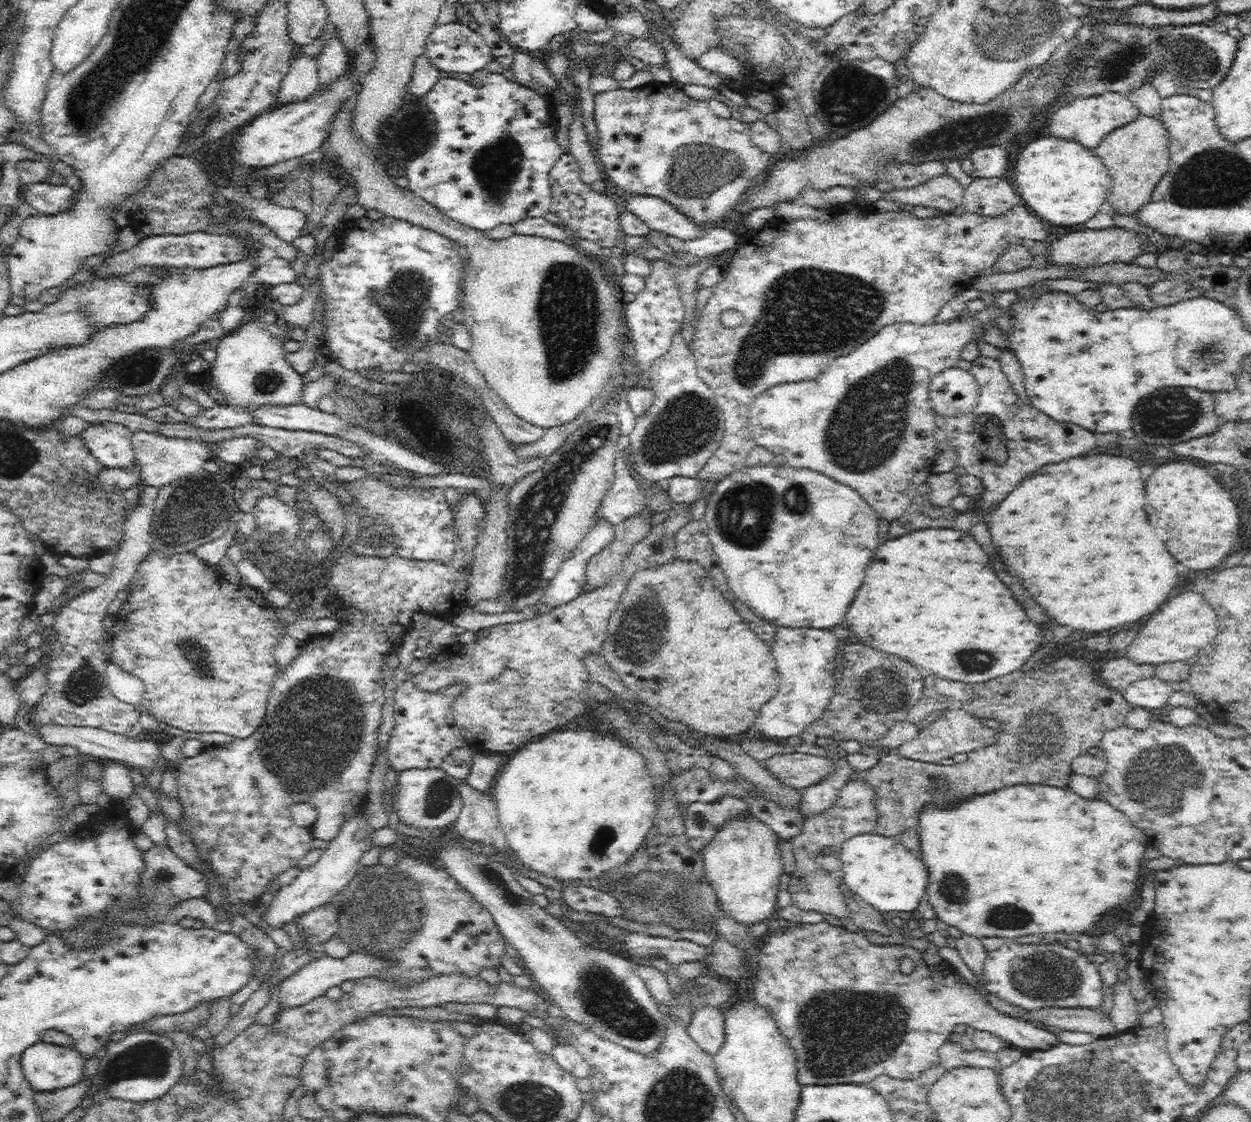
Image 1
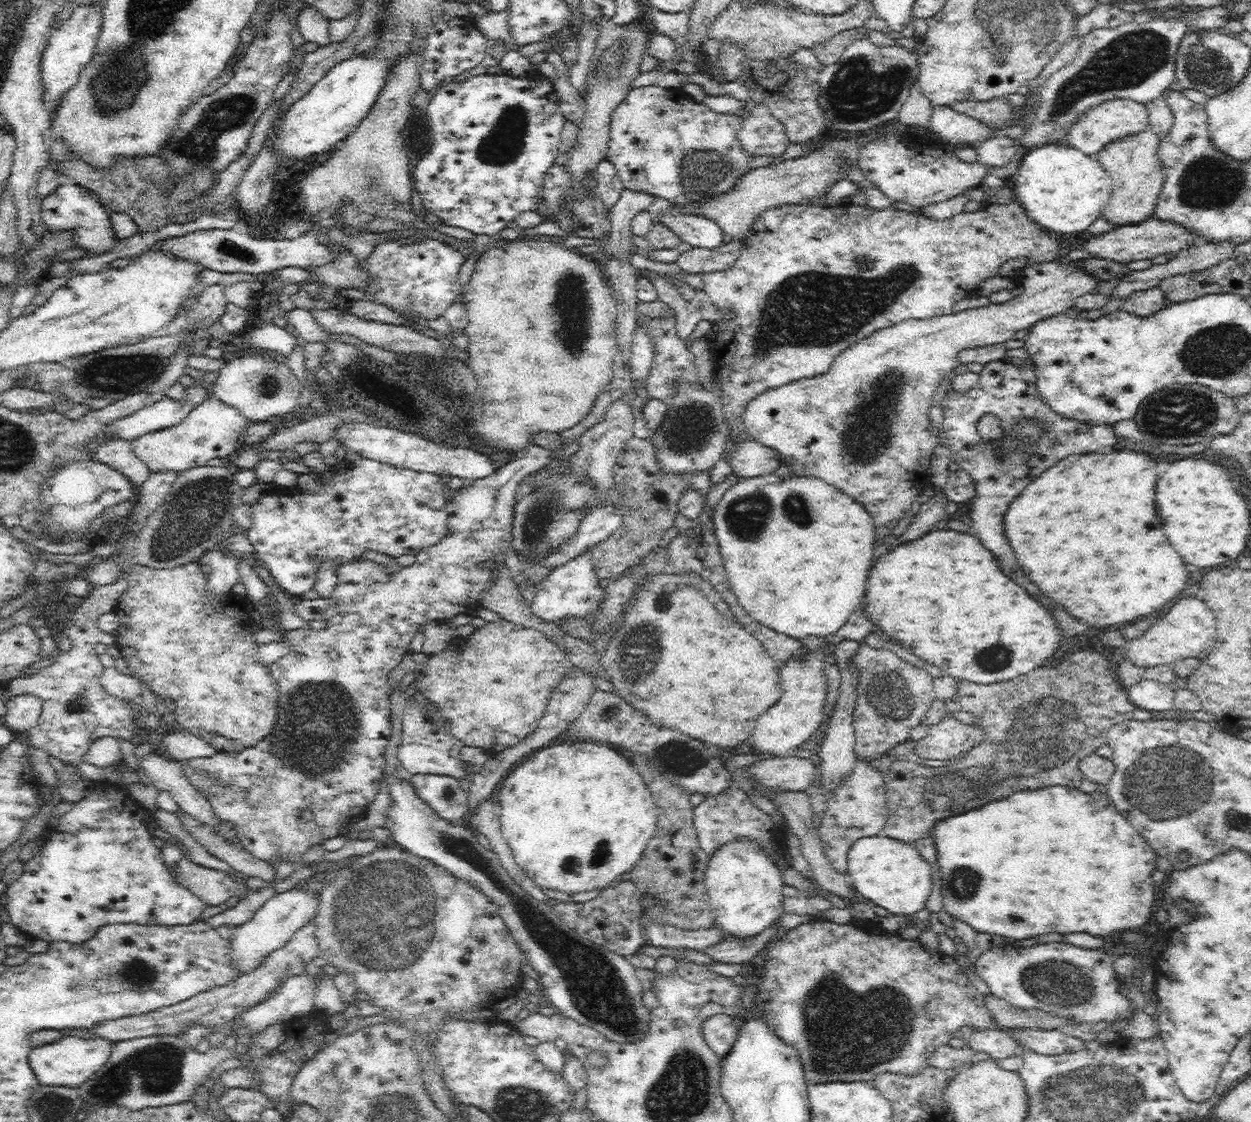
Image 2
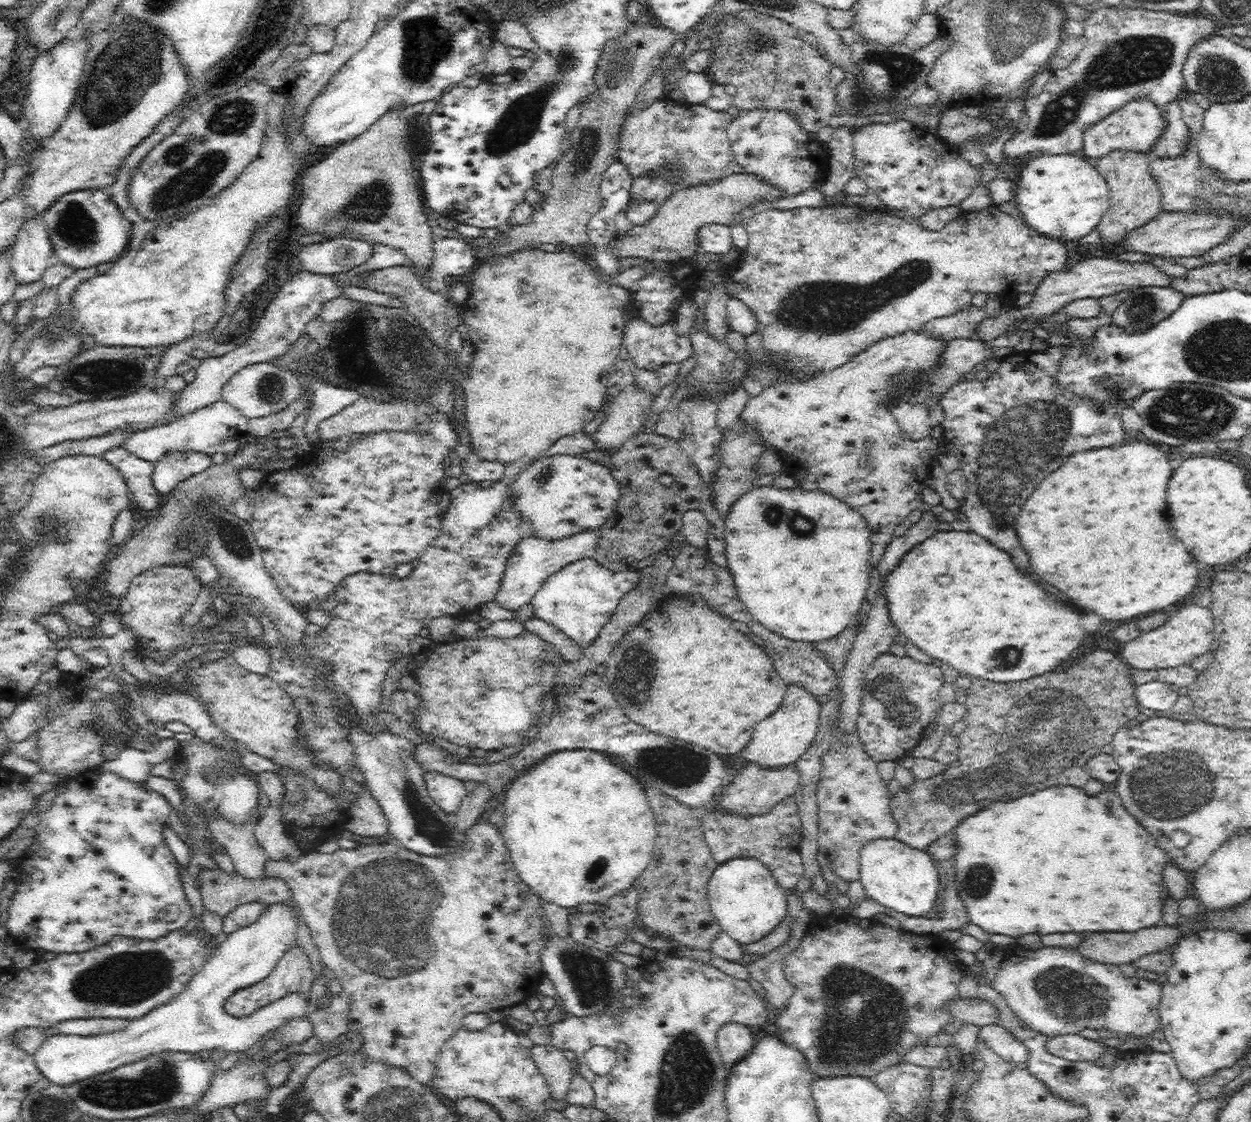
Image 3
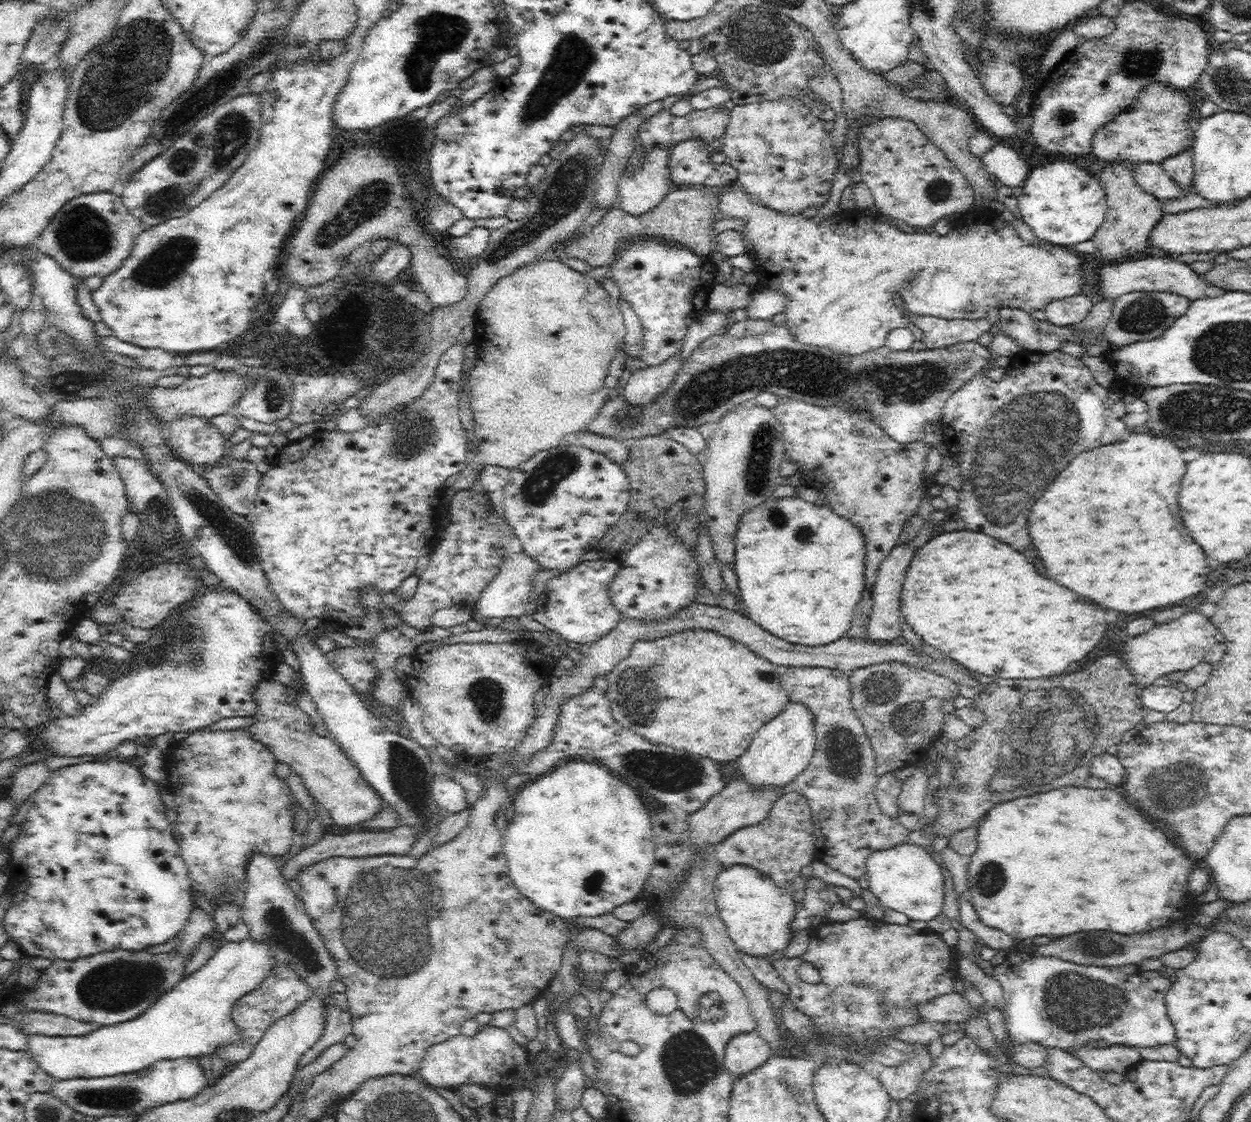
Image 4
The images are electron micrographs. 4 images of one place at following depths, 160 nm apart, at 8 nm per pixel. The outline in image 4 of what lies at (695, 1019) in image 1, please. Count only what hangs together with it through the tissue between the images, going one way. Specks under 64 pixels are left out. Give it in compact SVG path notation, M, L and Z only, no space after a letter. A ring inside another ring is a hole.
M756 1028L730 1036L724 1046L723 1061L732 1076L736 1077L764 1062L770 1054L773 1054L771 1044Z

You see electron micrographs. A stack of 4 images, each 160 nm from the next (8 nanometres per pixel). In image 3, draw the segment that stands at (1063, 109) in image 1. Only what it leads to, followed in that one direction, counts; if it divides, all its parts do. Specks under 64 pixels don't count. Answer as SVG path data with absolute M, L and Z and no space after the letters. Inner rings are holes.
M1128 100L1120 108L1109 112L1104 118L1097 119L1090 126L1082 130L1082 148L1080 153L1090 158L1094 162L1112 152L1112 150L1149 150L1162 132L1162 117L1160 117L1160 108L1146 100Z

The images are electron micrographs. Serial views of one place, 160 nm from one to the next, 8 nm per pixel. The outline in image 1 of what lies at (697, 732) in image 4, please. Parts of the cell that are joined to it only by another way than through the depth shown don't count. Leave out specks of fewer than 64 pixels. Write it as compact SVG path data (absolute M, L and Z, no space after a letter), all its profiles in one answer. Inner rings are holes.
M677 557L632 574L610 615L600 654L627 687L640 694L654 710L716 737L748 730L758 718L760 706L779 689L779 670L768 644L744 624L731 600L714 587L706 569L696 561Z

